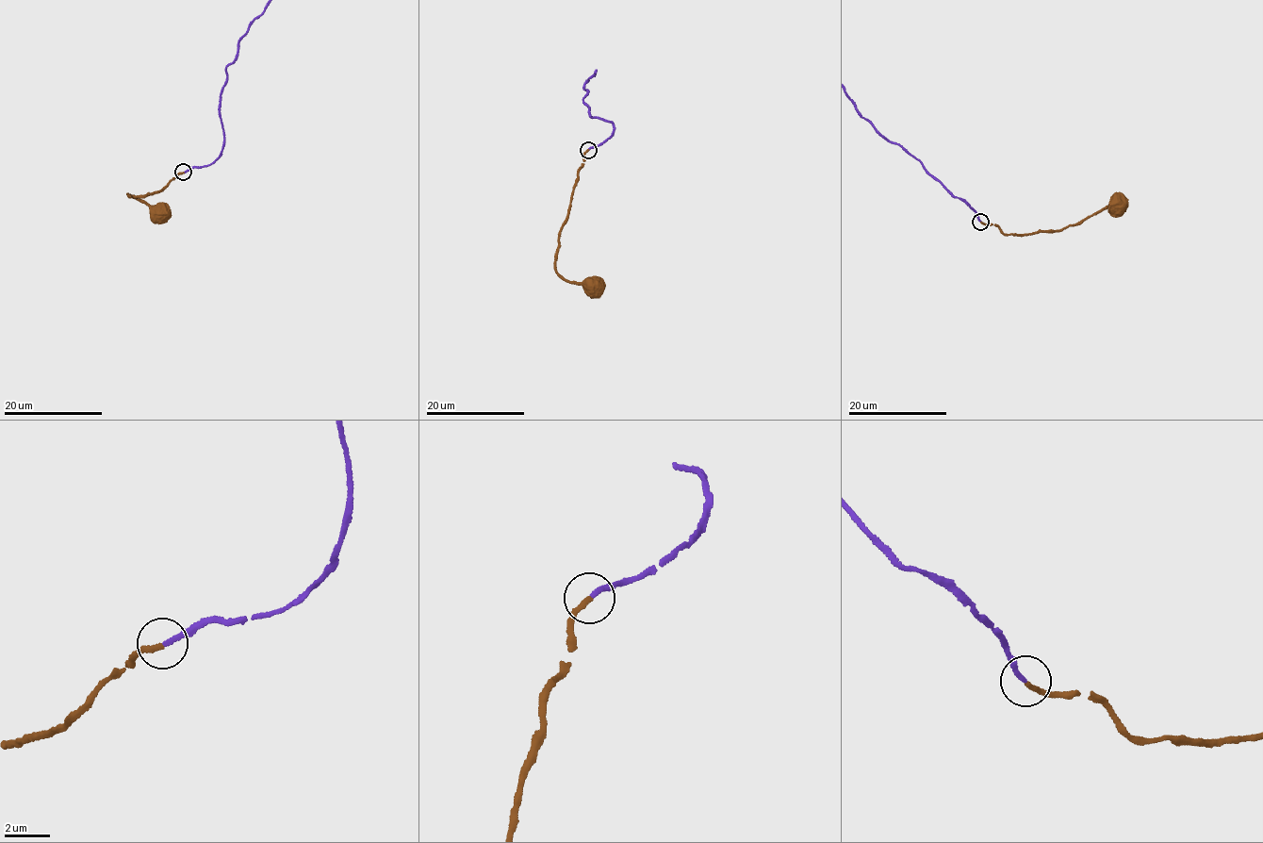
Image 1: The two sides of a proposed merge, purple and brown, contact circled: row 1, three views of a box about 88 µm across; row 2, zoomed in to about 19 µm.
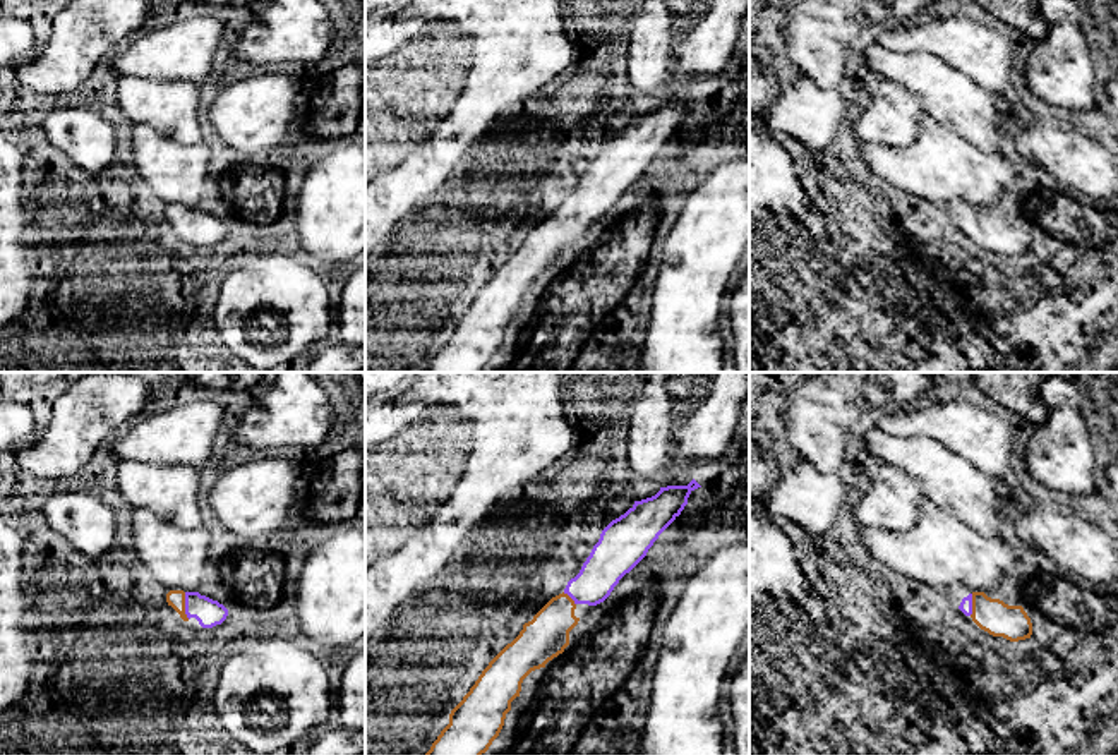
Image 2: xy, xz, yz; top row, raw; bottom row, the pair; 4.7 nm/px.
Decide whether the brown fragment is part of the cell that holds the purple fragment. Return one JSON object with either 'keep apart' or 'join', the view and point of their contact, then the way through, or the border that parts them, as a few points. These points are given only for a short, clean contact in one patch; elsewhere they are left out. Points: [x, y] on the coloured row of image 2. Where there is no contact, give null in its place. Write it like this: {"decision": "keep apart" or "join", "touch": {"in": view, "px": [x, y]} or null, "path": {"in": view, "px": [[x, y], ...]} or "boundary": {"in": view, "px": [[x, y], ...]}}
{"decision": "join", "touch": {"in": "xy", "px": [186, 606]}, "path": {"in": "xy", "px": [[210, 613], [199, 606], [186, 606], [174, 597]]}}

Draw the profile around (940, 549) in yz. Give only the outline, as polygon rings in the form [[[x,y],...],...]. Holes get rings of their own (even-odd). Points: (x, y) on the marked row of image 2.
[[[928,499],[912,528],[890,532],[861,527],[861,541],[887,568],[931,587],[957,582],[986,592],[1017,575],[1020,563],[1001,537],[974,530]]]

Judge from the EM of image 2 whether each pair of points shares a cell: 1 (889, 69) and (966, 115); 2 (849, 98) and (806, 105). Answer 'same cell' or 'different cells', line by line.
1: same cell
2: same cell

